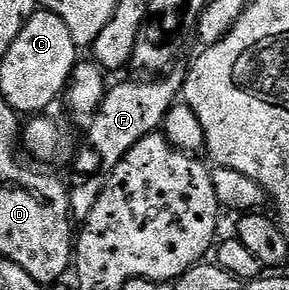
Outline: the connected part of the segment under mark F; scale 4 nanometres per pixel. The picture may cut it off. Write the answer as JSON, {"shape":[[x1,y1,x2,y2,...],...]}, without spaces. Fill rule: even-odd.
{"shape":[[170,70,164,77,146,78,149,79,146,83,117,83,114,87,112,84,106,90,103,101,88,120,89,147,101,159,96,159,91,152,85,151,82,155,80,152,71,163,74,173,81,178,77,187,68,188,69,209,74,220,84,221,91,209,95,209,95,201,99,201,105,180,115,165,119,165,119,161,123,161,123,157,127,157,127,153,131,153,131,149,143,141,143,137,162,130,169,111,178,102,185,85,186,72,177,70]]}

